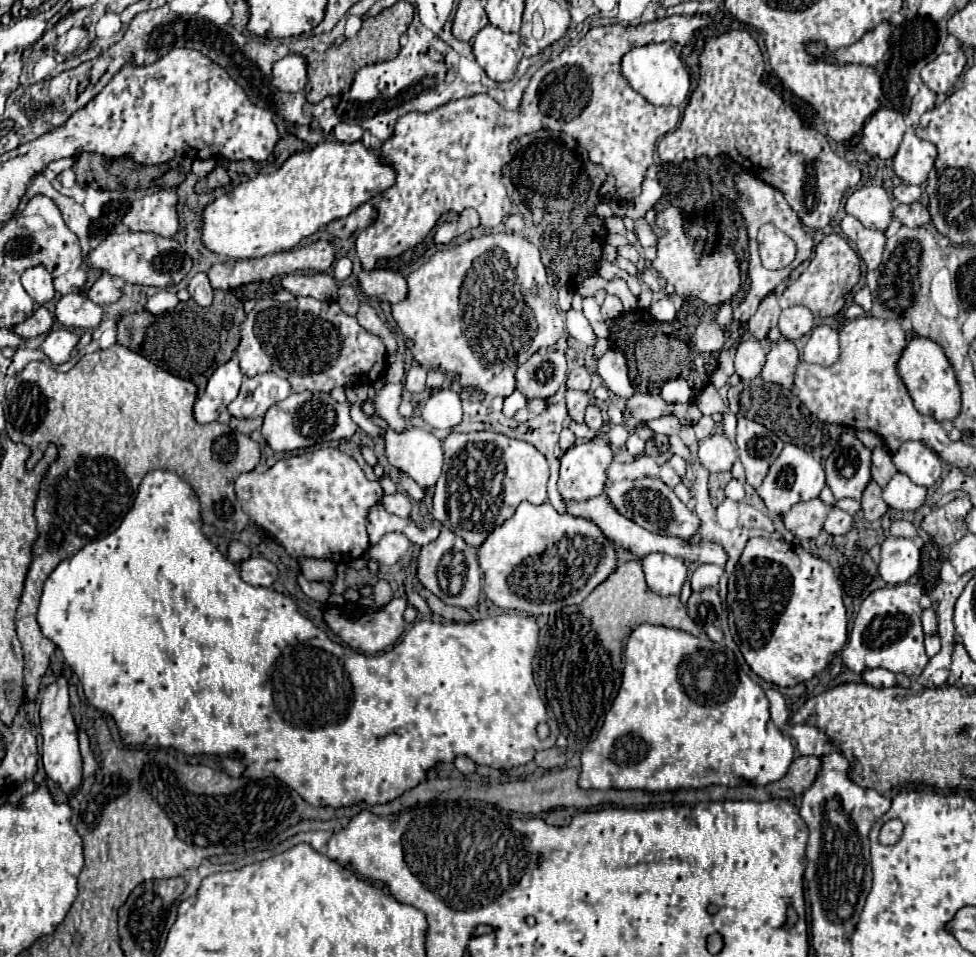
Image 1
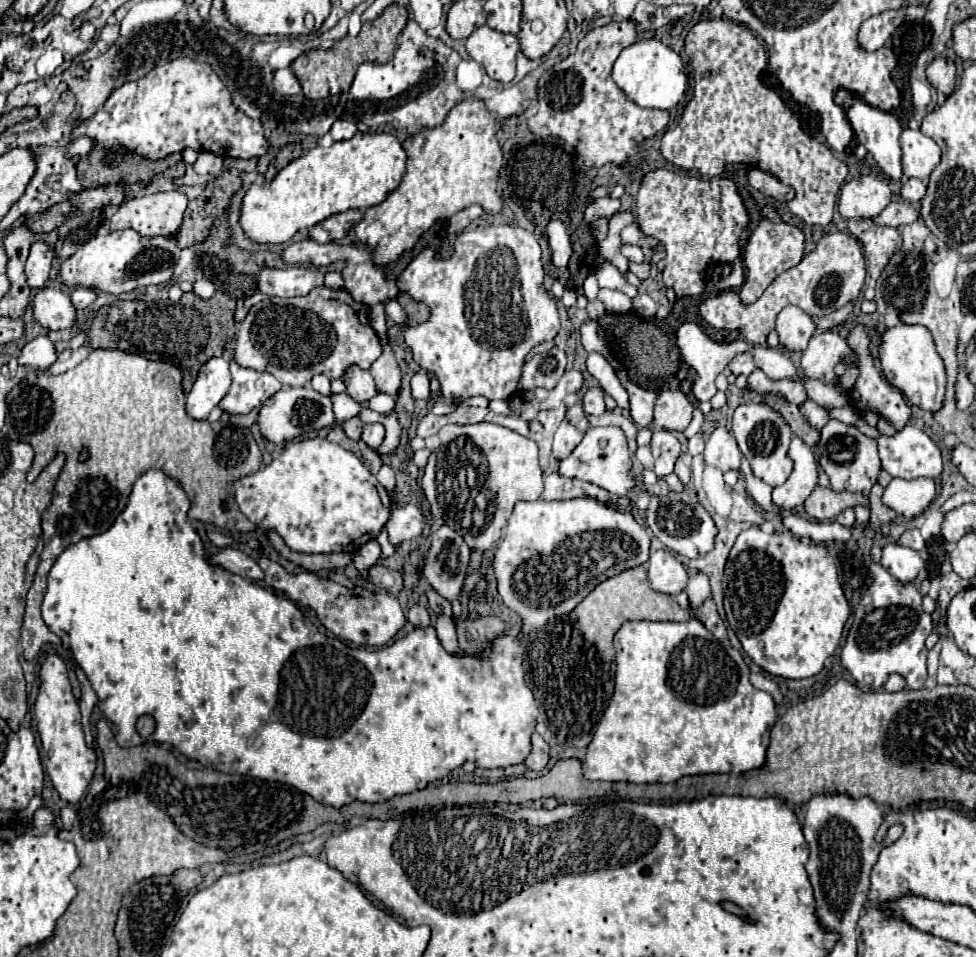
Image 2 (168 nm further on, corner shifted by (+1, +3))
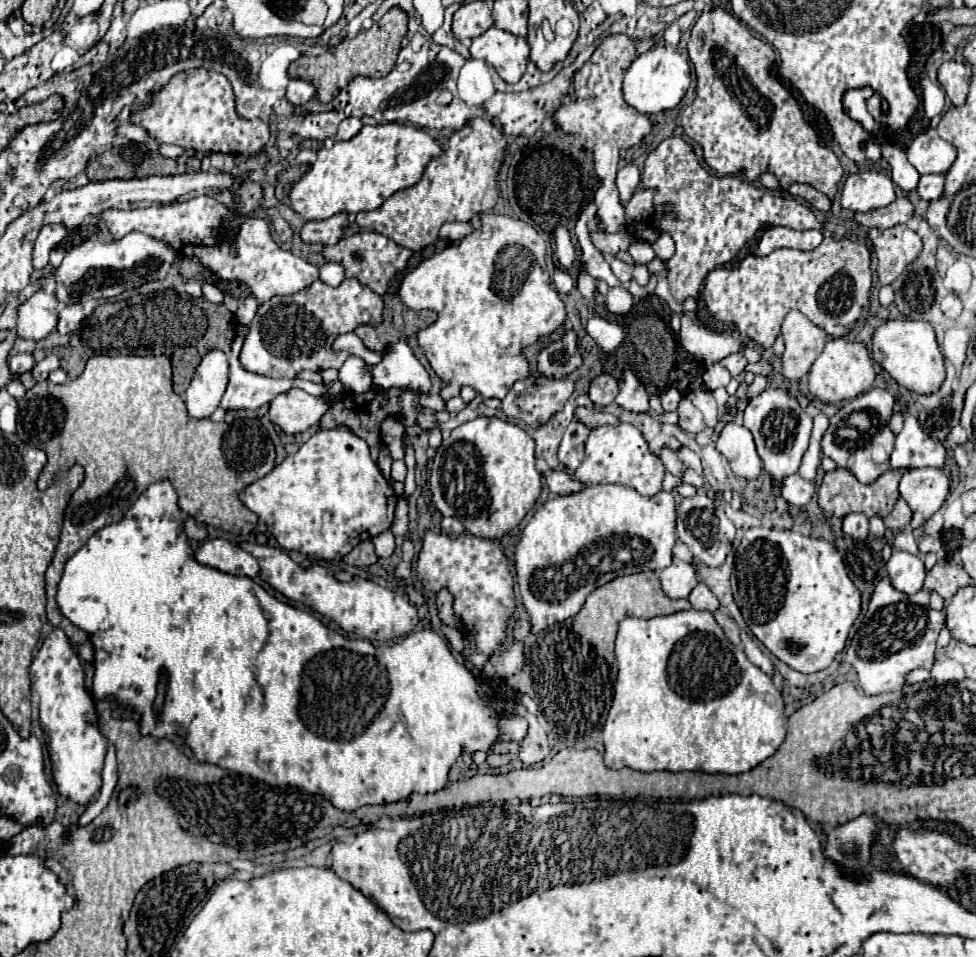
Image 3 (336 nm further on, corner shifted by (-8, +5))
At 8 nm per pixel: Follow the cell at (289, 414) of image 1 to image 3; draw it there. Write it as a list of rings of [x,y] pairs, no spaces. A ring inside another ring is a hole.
[[[291,388],[279,394],[269,408],[271,422],[281,426],[287,434],[299,434],[315,424],[327,412],[329,402],[321,396],[311,396],[301,388]]]

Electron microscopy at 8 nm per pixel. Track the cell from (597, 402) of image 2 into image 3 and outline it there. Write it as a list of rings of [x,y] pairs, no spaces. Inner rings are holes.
[[[599,374],[591,380],[589,398],[593,400],[595,406],[611,404],[617,394],[619,394],[619,384],[617,384],[617,378],[613,378],[611,374]]]

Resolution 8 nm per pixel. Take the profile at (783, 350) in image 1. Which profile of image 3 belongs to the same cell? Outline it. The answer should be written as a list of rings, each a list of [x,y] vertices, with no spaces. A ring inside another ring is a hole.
[[[687,314],[681,318],[679,344],[697,360],[705,362],[719,362],[721,358],[741,350],[741,342],[737,338],[709,332],[707,328],[697,326]]]

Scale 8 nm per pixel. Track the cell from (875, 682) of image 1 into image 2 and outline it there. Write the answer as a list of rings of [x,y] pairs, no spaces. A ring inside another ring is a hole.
[[[890,674],[890,678],[884,684],[886,692],[898,692],[898,690],[904,690],[904,688],[906,688],[906,680],[900,674]]]

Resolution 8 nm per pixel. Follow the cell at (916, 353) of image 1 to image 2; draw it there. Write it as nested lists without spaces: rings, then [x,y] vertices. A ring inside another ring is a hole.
[[[900,324],[896,328],[886,330],[880,344],[880,368],[888,382],[900,388],[914,406],[932,414],[936,414],[944,406],[946,370],[940,354],[936,352],[936,344],[928,328]]]

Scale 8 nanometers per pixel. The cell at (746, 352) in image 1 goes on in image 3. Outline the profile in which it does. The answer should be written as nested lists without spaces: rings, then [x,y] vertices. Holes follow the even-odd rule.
[[[731,354],[731,356],[725,356],[719,364],[721,364],[723,368],[727,368],[733,378],[737,378],[737,376],[743,372],[743,368],[747,366],[747,360],[745,360],[741,354]]]

